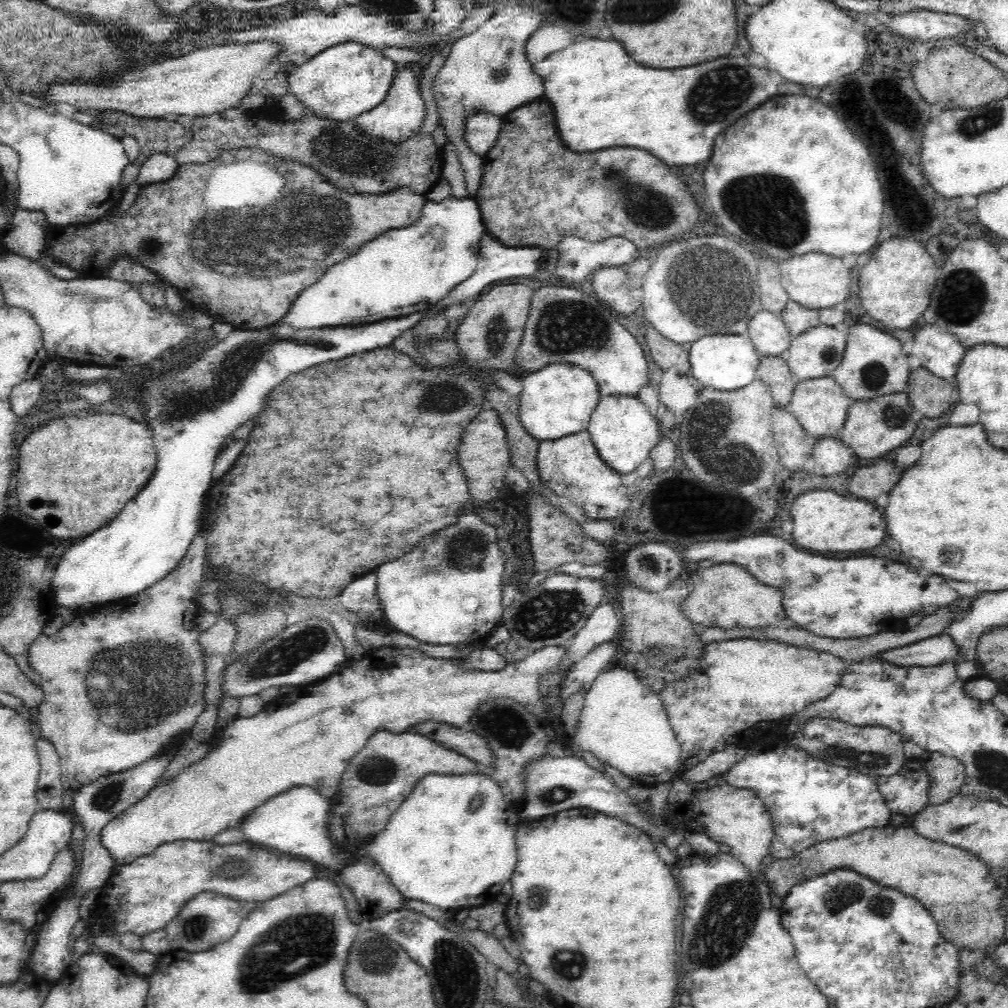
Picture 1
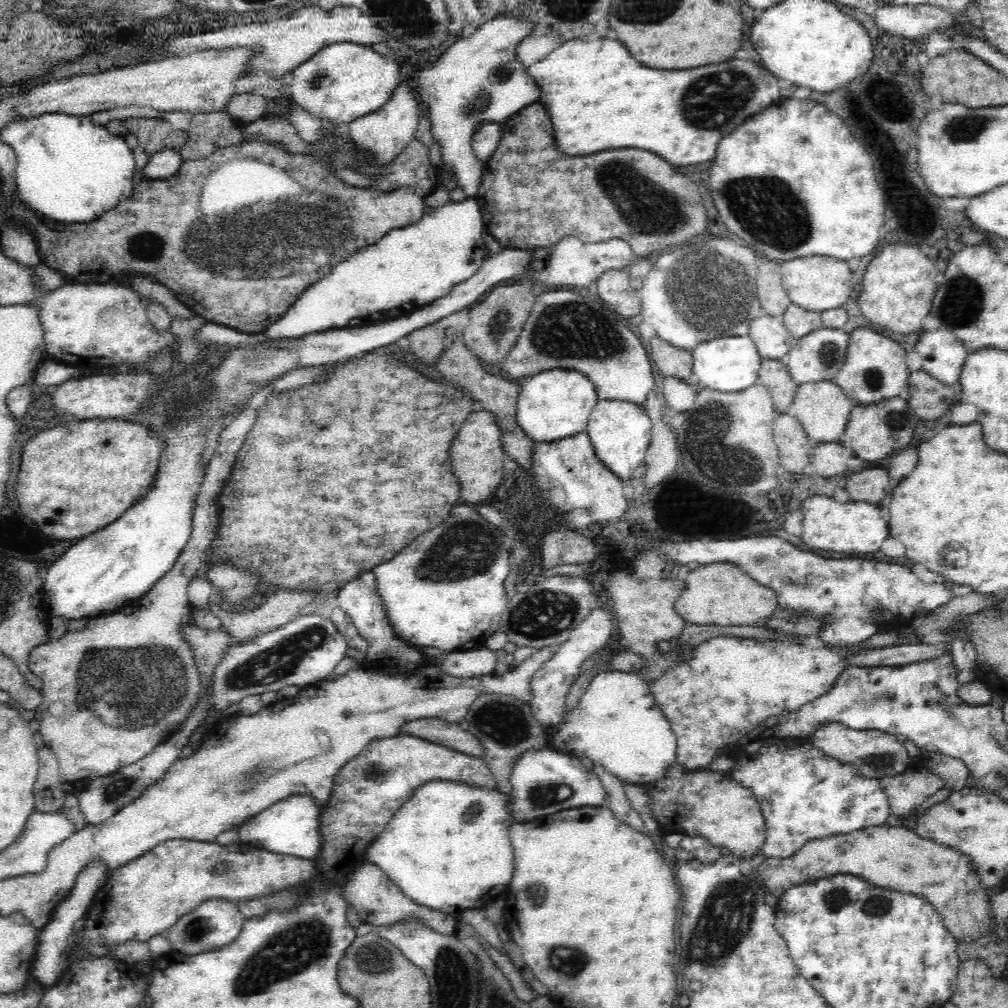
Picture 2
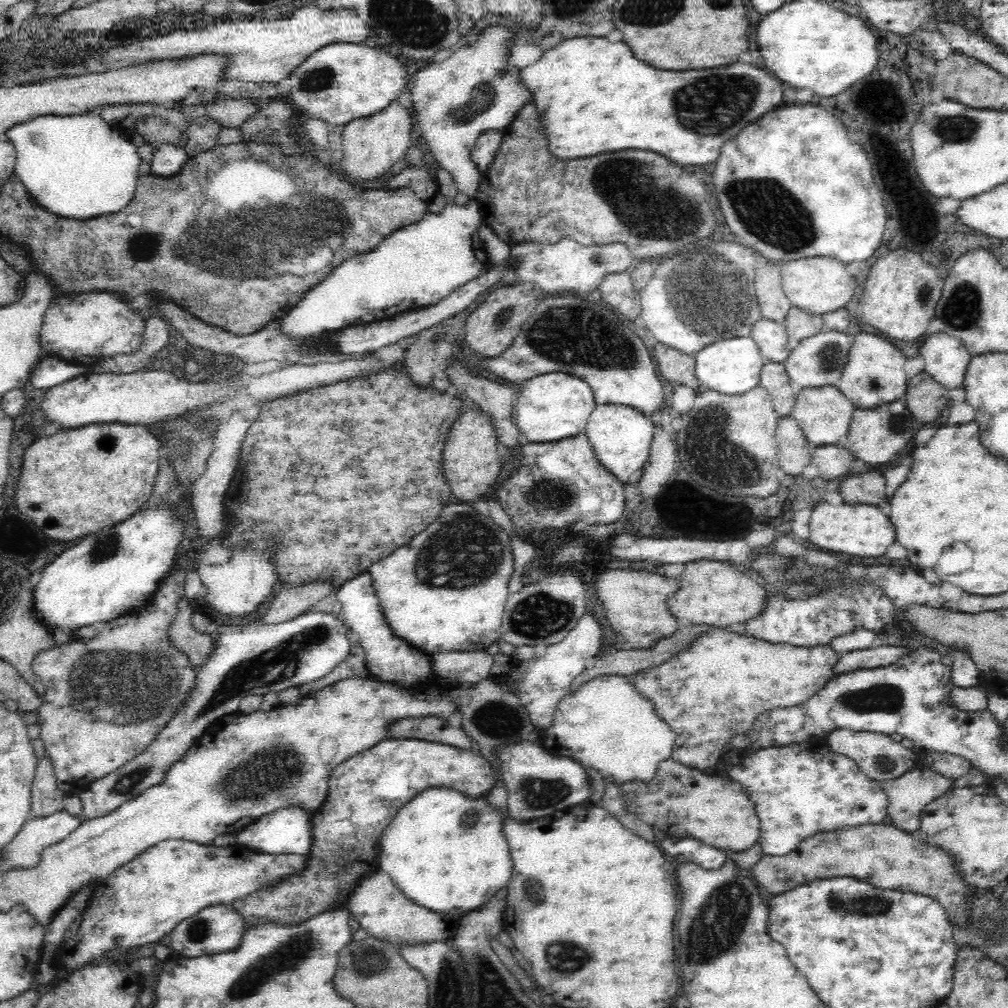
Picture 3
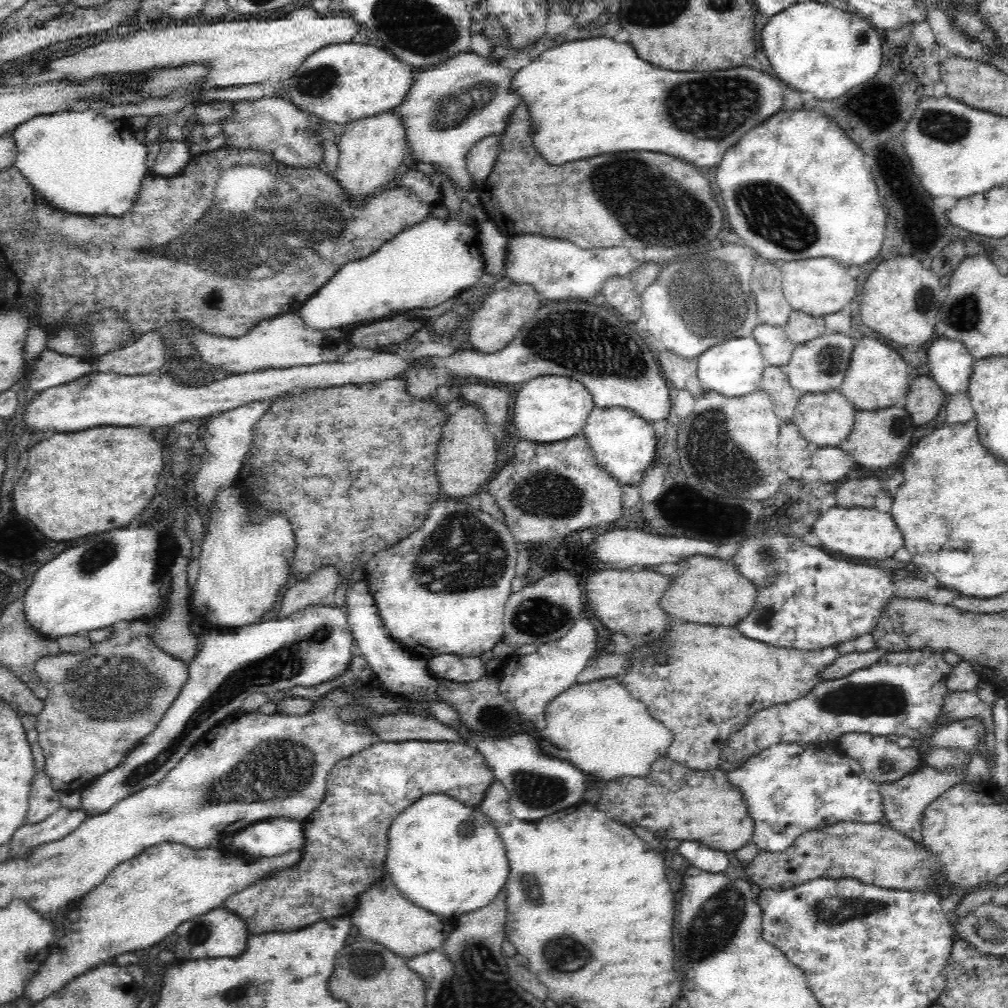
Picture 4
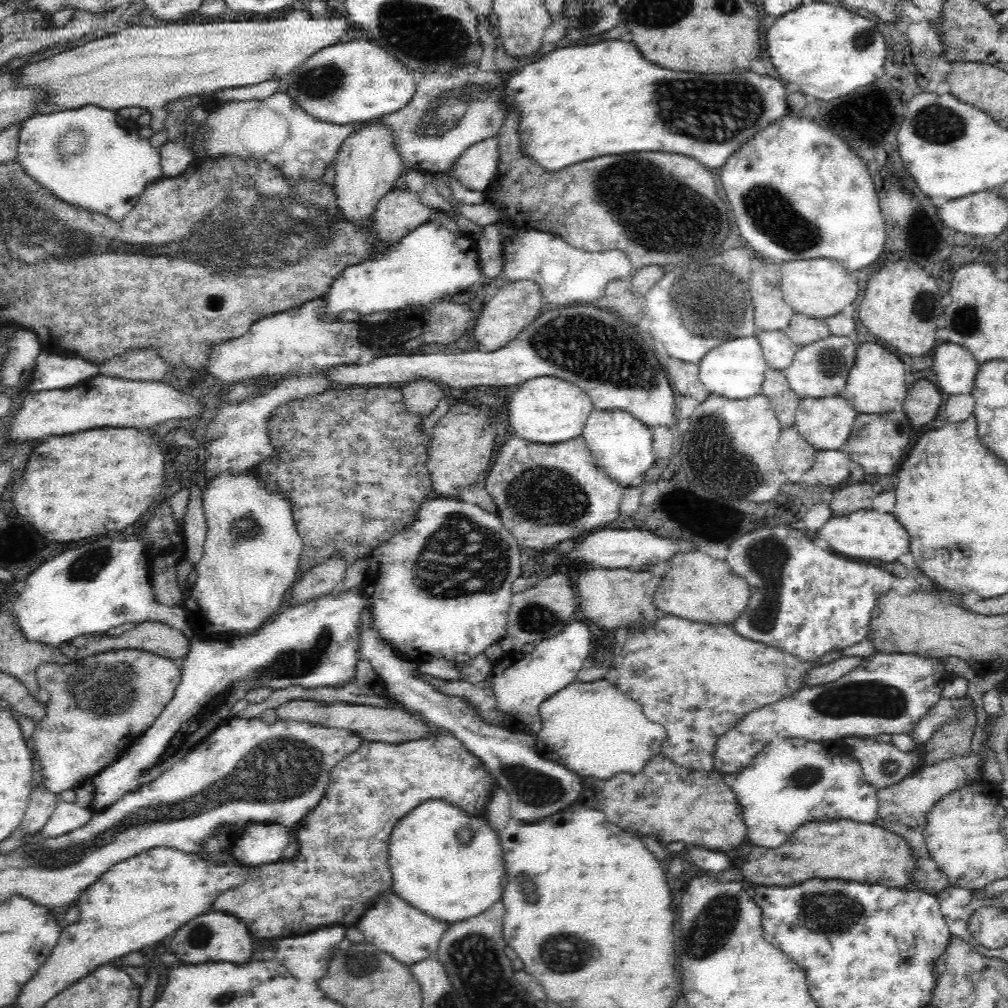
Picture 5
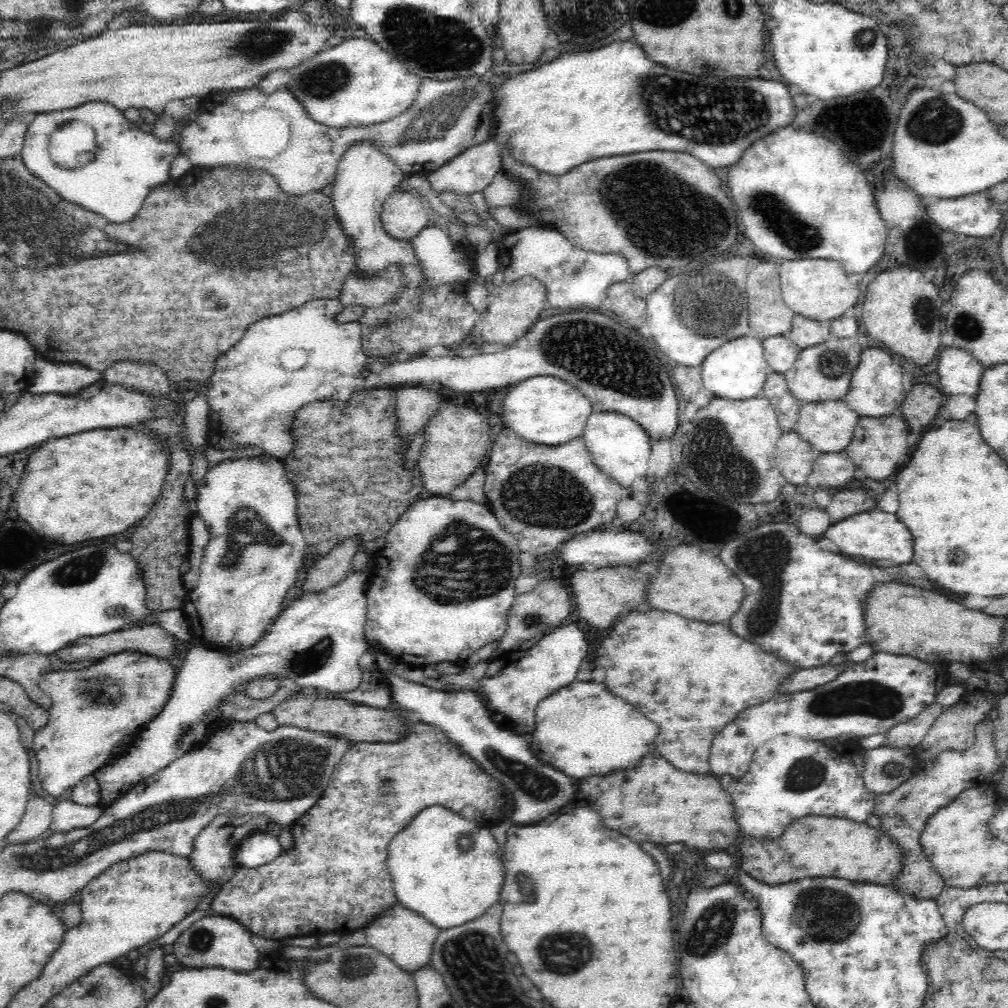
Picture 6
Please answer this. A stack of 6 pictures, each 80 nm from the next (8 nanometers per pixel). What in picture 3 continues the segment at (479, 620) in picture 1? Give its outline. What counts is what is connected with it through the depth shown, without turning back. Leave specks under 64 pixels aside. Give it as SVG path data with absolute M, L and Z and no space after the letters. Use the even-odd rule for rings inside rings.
M460 502L446 506L440 518L422 534L414 536L408 546L402 546L388 558L375 562L368 571L387 626L390 626L395 637L422 653L430 656L440 652L485 651L494 640L501 638L501 619L510 596L508 578L513 572L510 539L491 517L482 516L471 505ZM440 544L444 544L444 548ZM418 570L420 574L424 572L420 578L430 578L432 584L426 580L420 582Z

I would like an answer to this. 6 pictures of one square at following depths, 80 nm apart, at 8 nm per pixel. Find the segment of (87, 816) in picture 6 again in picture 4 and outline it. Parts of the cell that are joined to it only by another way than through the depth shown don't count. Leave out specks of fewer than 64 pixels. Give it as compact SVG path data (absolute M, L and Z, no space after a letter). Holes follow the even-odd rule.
M62 805L58 810L36 824L24 824L10 840L11 858L28 858L34 847L54 842L74 832L85 820L82 810Z

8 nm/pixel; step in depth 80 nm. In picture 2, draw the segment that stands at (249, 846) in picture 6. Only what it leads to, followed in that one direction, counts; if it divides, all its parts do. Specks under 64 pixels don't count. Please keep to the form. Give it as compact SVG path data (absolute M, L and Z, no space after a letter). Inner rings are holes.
M292 794L289 798L262 810L256 816L246 818L237 830L239 838L241 842L258 846L260 849L264 848L272 853L316 860L322 848L319 832L322 806L309 794Z

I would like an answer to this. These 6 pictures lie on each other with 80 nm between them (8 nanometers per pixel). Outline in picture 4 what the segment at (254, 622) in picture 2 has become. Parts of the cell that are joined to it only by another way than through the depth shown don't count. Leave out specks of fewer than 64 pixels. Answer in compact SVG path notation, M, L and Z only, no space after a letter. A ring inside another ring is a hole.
M330 565L314 571L308 578L298 581L284 592L276 619L290 618L308 606L318 605L324 598L332 597L340 583L338 569Z

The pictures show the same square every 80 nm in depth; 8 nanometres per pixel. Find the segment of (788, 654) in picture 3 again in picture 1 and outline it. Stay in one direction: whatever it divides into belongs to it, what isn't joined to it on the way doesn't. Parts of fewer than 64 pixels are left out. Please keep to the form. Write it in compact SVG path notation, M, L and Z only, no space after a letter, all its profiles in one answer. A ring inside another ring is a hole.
M742 638L706 644L700 672L659 692L681 746L682 766L694 766L767 721L802 712L838 686L850 664L826 652Z

